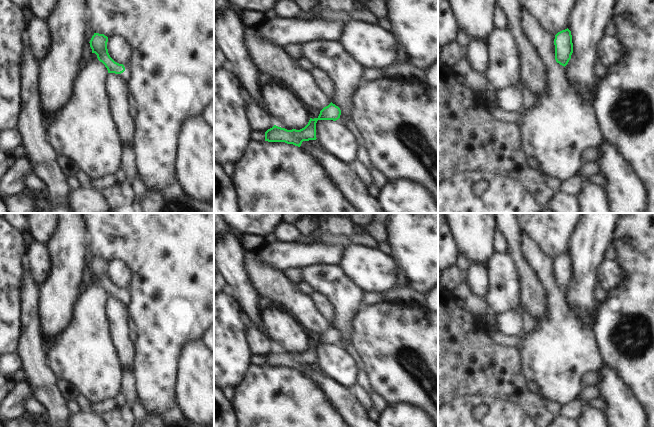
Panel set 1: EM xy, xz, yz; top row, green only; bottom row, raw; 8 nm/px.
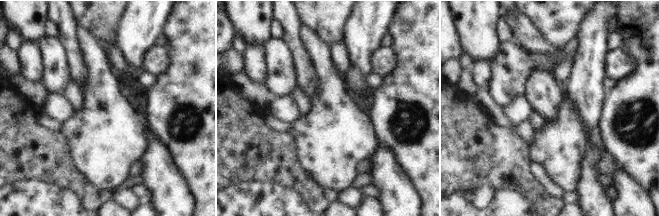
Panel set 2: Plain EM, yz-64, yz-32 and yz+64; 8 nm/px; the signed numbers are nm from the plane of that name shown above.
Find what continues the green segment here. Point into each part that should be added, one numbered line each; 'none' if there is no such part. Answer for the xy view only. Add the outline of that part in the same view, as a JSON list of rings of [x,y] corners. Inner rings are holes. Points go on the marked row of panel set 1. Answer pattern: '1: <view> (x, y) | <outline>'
1: xy (125, 75) | [[[123,64],[123,65],[125,67],[125,71],[123,73],[121,73],[121,74],[116,74],[116,75],[119,76],[125,82],[127,82],[129,77],[130,77],[130,70],[129,70],[127,64]]]

